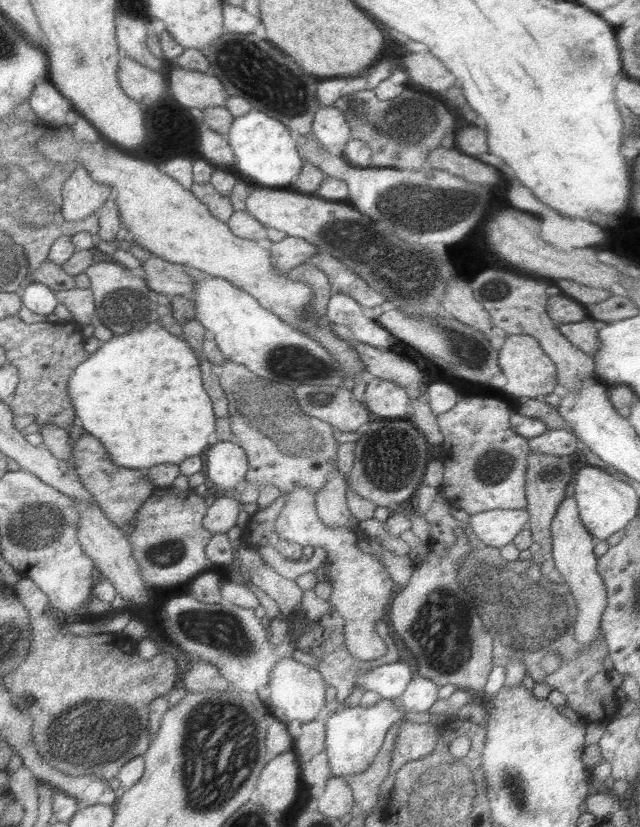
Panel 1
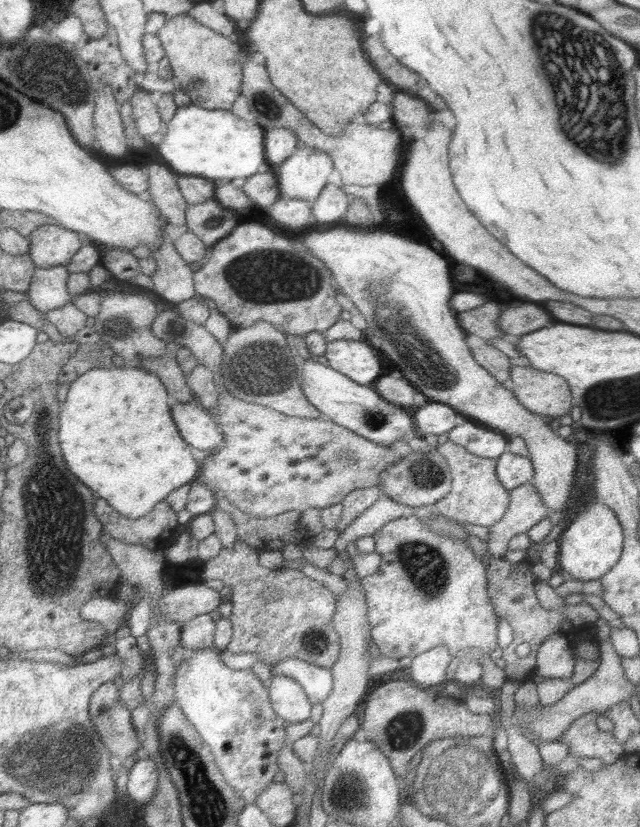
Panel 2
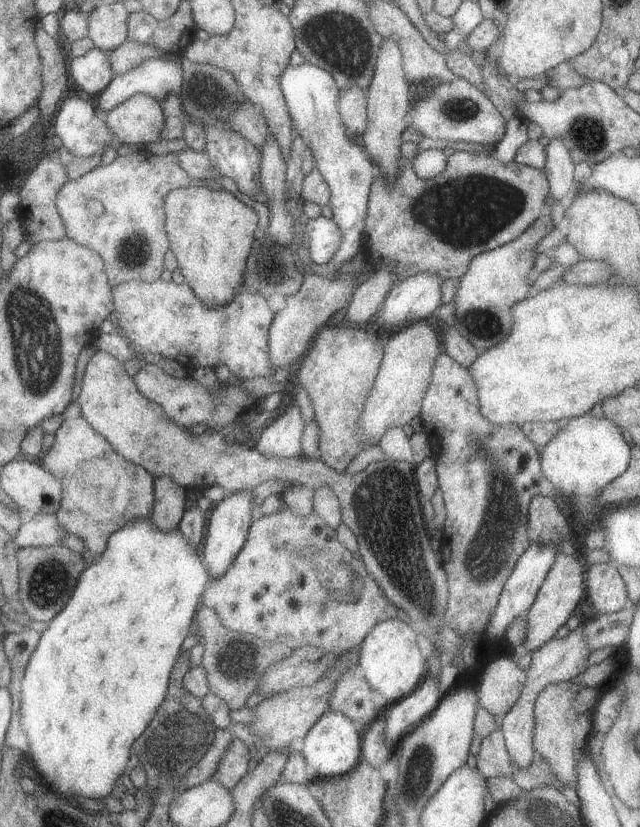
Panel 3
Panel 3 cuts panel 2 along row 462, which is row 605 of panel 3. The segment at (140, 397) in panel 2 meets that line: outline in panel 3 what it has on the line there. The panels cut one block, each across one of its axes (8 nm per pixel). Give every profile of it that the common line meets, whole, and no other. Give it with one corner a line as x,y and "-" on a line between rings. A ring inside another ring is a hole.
151,516
147,520
137,520
137,522
129,522
127,526
123,526
119,532
113,532
107,540
107,550
99,556
99,560
95,564
91,564
89,568
85,568
81,572
81,576
77,578
77,588
71,596
71,600
67,602
67,606
51,620
47,622
49,626
45,628
45,632
41,632
39,644
33,650
23,680
21,680
21,728
27,732
27,756
25,760
33,762
33,770
37,772
37,786
41,786
43,790
49,790
55,796
63,796
71,802
75,802
77,798
85,796
85,798
95,798
95,800
105,800
107,796
111,796
109,792
113,790
115,784
121,784
119,778
123,776
123,772
127,772
127,760
131,756
131,746
133,742
141,736
141,732
145,732
145,728
153,722
153,716
157,712
157,708
161,706
161,702
165,700
167,688
169,688
169,678
171,678
171,670
177,664
177,658
181,654
181,644
183,640
189,636
189,626
195,620
195,614
199,610
201,604
201,596
203,590
209,582
209,570
199,554
199,550
193,550
189,546
189,542
181,536
179,530
171,532
171,534
163,534
157,528
153,528

